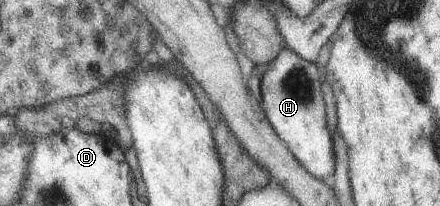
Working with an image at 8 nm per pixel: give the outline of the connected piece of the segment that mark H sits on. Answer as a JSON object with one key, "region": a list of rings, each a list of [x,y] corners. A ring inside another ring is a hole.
{"region":[[[283,48],[265,67],[260,79],[260,107],[279,139],[291,155],[315,179],[330,182],[334,175],[332,136],[327,129],[325,101],[319,88],[319,76],[314,62],[301,59],[289,48]]]}

